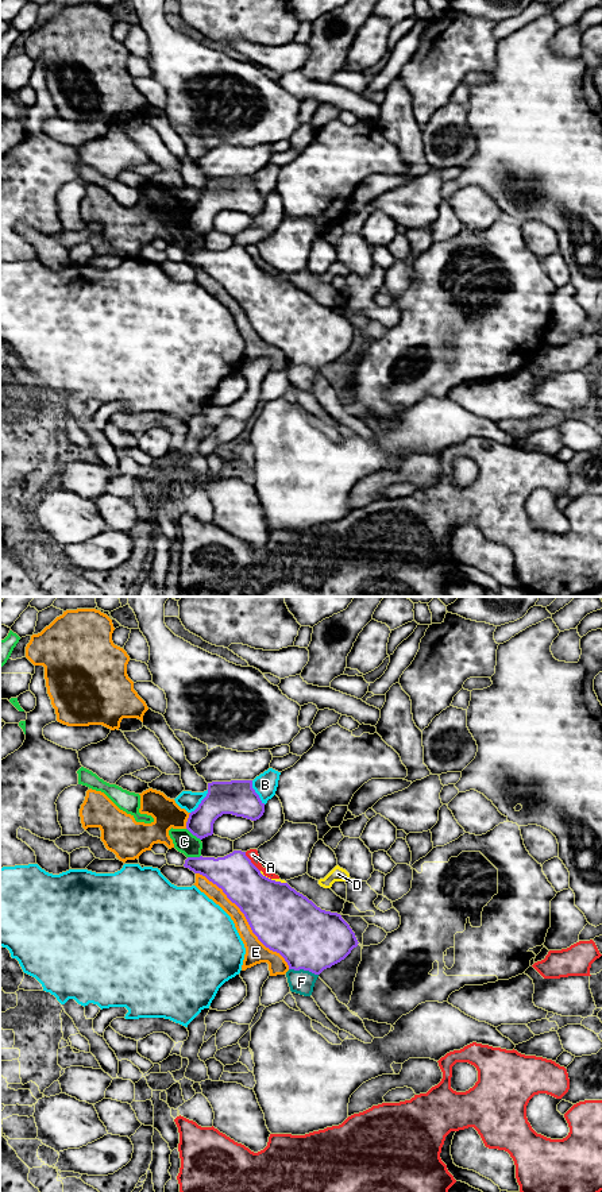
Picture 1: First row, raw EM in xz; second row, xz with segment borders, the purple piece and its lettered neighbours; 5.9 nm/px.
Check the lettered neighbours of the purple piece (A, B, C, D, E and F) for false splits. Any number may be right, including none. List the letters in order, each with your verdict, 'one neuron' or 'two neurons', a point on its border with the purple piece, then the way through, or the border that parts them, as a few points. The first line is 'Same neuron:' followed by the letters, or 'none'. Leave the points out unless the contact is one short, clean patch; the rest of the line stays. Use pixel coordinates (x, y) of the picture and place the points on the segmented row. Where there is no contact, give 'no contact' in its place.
Same neuron: none
A: two neurons; contact xz (250, 861)
B: two neurons; contact xz (255, 793)
C: two neurons; contact xz (193, 834); border xz (186, 828), (200, 840)
D: two neurons; contact xz (273, 880)
E: two neurons; contact xz (246, 918)
F: two neurons; contact xz (304, 969)

